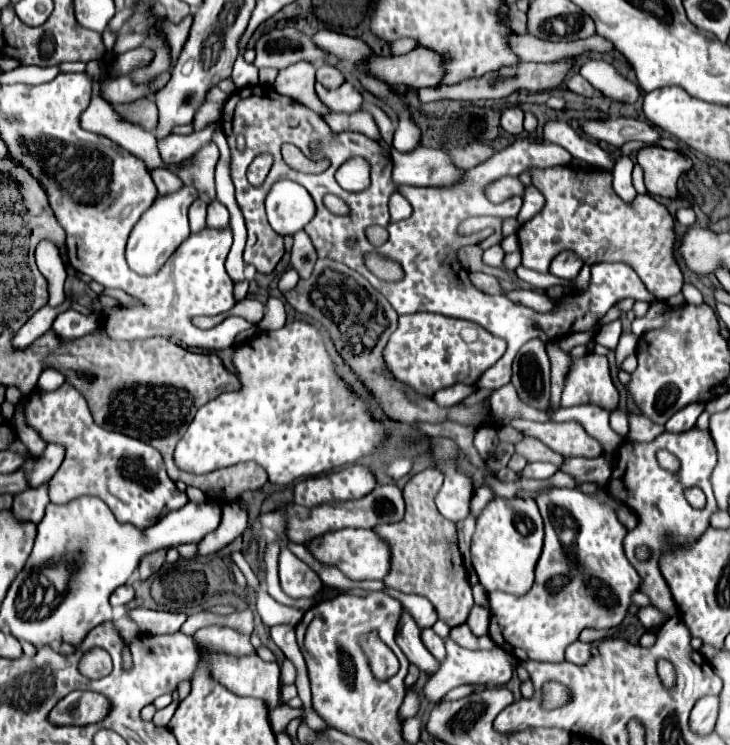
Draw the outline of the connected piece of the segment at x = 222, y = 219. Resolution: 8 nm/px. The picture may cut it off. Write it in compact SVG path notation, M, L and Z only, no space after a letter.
M214 199L208 205L208 221L206 221L206 225L214 227L214 229L222 229L222 227L228 227L228 219L230 219L228 209L218 199Z

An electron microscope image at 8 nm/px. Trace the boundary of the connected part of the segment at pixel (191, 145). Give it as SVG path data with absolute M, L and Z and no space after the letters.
M212 123L210 127L190 133L190 135L168 135L164 139L158 139L158 151L164 163L180 163L184 159L188 159L190 155L194 155L202 145L210 143L212 133L214 133L216 123Z

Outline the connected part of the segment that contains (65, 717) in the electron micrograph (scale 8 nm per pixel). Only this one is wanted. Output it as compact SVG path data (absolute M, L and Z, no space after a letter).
M72 691L50 711L54 725L90 725L102 721L110 711L110 702L93 691Z

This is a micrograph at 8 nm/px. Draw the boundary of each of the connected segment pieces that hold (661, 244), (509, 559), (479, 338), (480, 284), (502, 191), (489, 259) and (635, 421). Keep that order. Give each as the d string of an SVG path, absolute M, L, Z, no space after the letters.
M552 167L552 169L532 169L530 173L532 173L532 183L546 197L546 205L536 217L526 221L518 229L518 243L520 243L524 267L534 269L538 273L548 273L550 261L560 251L570 249L578 253L580 259L588 265L600 261L624 261L632 265L632 269L638 273L646 289L660 301L668 301L672 295L680 293L684 281L682 281L682 271L674 259L674 219L664 205L660 205L650 195L640 195L640 199L636 199L632 205L626 205L610 189L612 177L608 177L608 173L604 171L574 173L570 167Z
M496 497L496 499L492 499L480 511L476 533L472 537L472 563L474 563L476 575L478 575L480 583L484 585L484 589L488 593L490 591L506 591L506 593L514 593L514 595L526 593L528 587L532 587L532 583L534 583L534 567L536 567L536 561L542 551L542 541L544 541L544 525L542 525L542 517L540 517L534 497L512 497L512 499Z
M414 313L400 317L398 329L384 349L384 361L396 379L412 385L418 393L432 397L438 389L456 383L476 385L480 375L504 355L506 348L505 340L472 321L436 313Z
M470 273L470 281L474 283L474 287L478 287L480 291L490 293L490 295L498 295L502 291L496 277L490 277L490 275L484 275L484 273Z
M504 177L488 185L488 199L500 203L512 195L524 195L524 183L518 177Z
M494 245L490 249L484 251L484 263L490 265L490 267L498 267L502 269L504 267L504 251L500 245Z
M628 415L630 419L630 433L626 435L632 443L652 443L660 433L664 433L664 427L652 423L644 415Z

